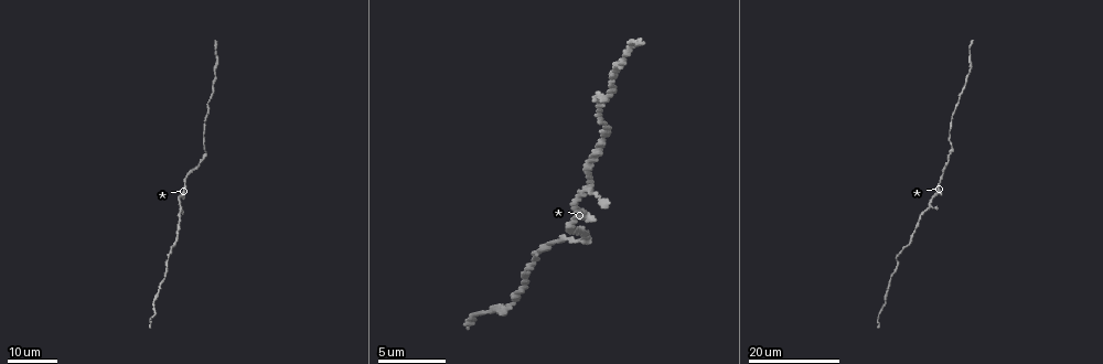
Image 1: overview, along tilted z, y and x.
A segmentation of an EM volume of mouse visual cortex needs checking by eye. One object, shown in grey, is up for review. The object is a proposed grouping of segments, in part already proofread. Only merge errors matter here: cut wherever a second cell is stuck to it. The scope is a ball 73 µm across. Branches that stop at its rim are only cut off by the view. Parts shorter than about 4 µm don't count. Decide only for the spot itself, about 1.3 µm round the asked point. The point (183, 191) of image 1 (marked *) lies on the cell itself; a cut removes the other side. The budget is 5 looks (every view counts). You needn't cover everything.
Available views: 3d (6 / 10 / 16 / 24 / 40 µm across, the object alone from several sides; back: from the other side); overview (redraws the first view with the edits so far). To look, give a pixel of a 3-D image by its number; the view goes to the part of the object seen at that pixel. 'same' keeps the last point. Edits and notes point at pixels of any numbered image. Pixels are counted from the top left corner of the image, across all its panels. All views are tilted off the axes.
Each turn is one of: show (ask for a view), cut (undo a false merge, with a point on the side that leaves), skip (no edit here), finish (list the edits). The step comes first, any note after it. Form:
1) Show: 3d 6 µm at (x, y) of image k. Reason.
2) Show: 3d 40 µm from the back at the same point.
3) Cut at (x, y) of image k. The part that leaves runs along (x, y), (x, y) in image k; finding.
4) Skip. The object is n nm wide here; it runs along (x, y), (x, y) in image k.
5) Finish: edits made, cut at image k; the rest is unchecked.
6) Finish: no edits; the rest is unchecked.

Show: 3d 16 µm at (895, 273) of image 1.

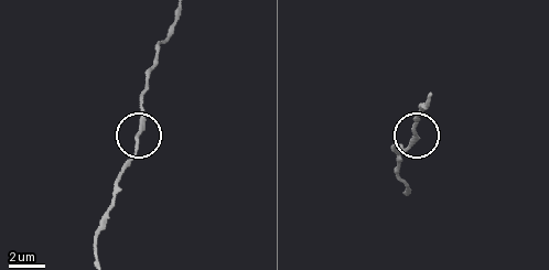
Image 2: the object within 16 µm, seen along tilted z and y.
Show: 3d 6 µm at (137, 137) of image 2.

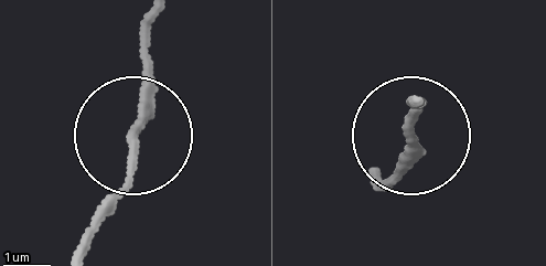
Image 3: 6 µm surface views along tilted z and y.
Skip. It runs along (149, 23), (120, 200), (79, 251) in image 3; one cell here.

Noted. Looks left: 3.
Show: 3d 16 µm at (886, 302) of image 1. Thick turns thin.

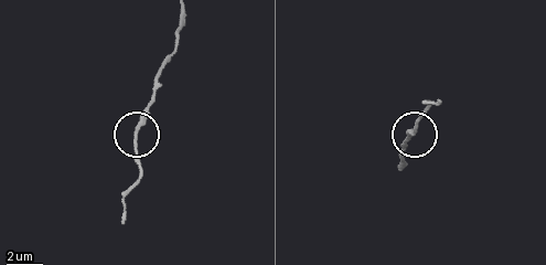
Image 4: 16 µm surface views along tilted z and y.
Show: 3d 6 µm at (135, 133) of image 4.

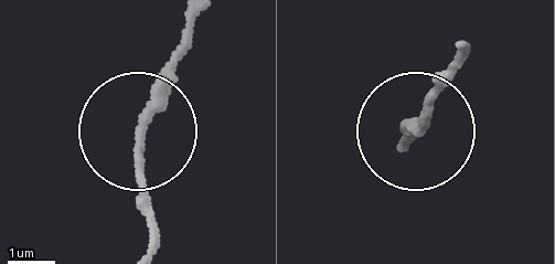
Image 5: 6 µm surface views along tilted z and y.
Skip. It runs along (196, 18), (139, 143), (161, 245) in image 5; one cell here.

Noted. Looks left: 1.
Finish: no edits; the rest is unchecked.

